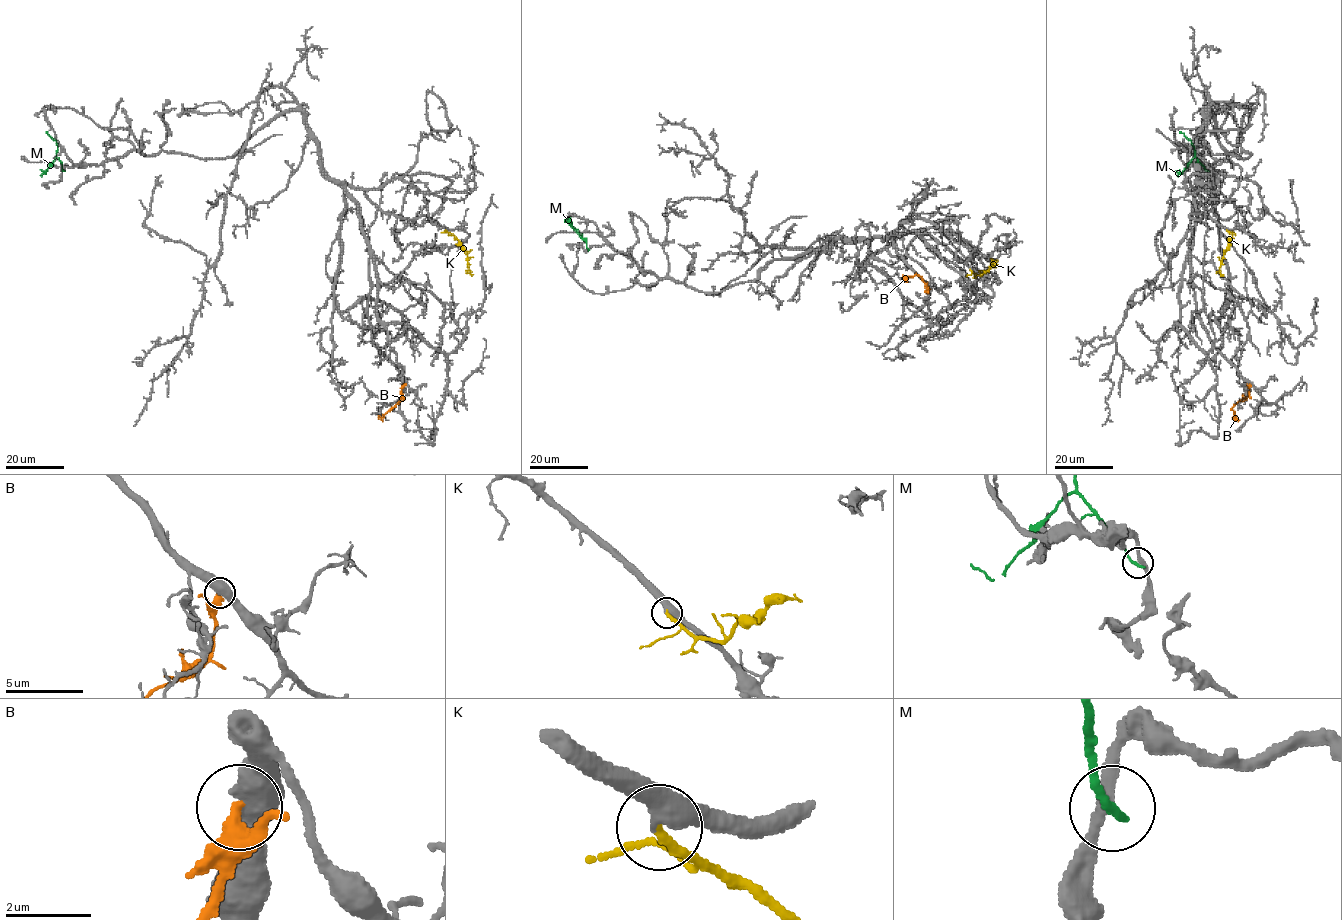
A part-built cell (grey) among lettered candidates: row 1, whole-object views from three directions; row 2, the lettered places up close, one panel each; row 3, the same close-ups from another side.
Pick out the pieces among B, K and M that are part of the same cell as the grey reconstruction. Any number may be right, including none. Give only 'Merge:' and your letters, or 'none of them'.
Merge: K

